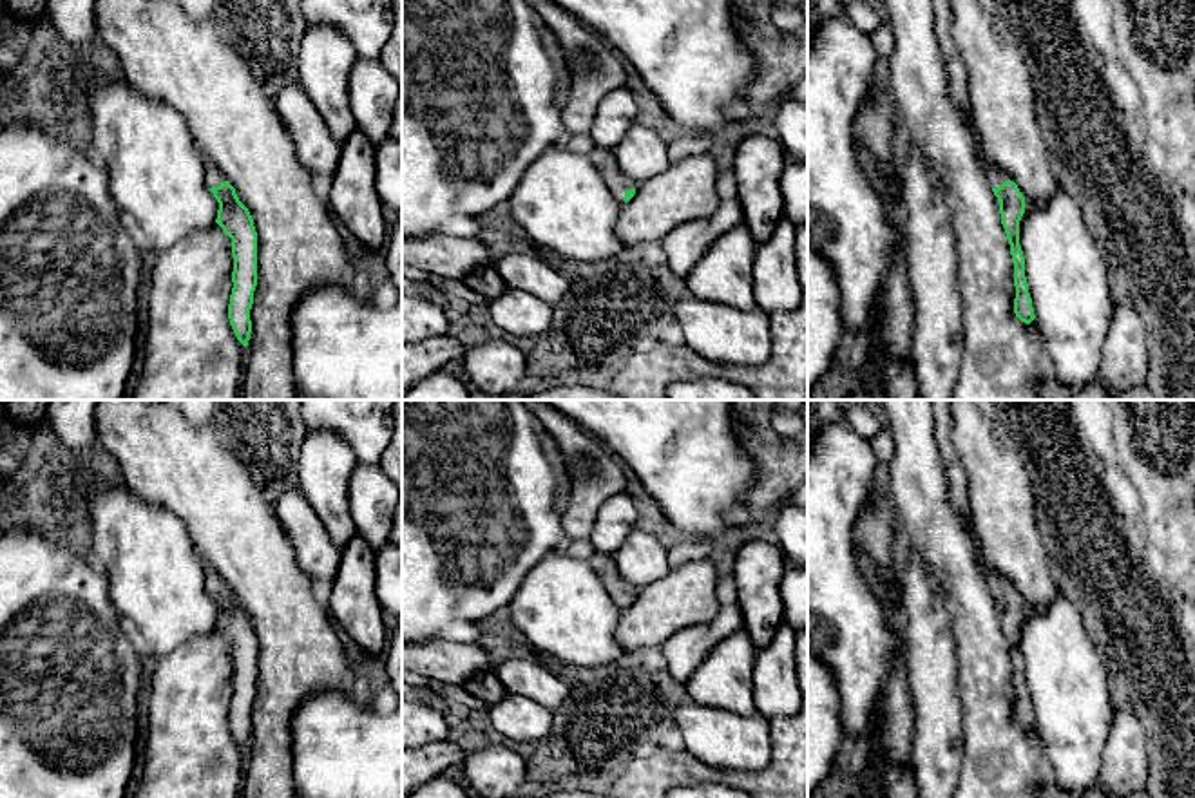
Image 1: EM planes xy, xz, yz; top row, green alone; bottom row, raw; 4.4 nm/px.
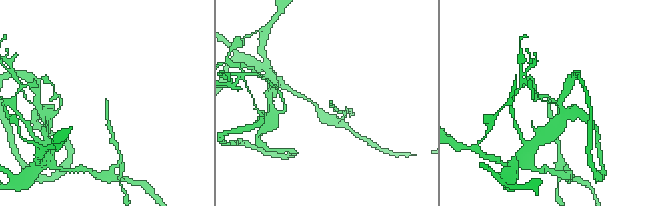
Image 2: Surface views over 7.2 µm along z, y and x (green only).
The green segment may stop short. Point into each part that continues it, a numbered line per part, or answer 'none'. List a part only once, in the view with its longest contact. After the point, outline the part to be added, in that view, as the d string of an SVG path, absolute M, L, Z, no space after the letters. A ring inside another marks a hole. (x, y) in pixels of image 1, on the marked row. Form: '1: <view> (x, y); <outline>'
1: xz (603, 160); M596 147L587 157L607 181L617 203L625 204L625 192L630 188L637 188L639 183L636 183L617 168L612 150Z

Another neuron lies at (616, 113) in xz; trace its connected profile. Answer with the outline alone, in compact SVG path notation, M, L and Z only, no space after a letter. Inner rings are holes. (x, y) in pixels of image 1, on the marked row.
M628 87L607 94L596 110L590 138L598 148L612 150L637 116L637 105Z

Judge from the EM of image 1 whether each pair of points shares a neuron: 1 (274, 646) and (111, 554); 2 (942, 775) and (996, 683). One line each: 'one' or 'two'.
1: two
2: two

